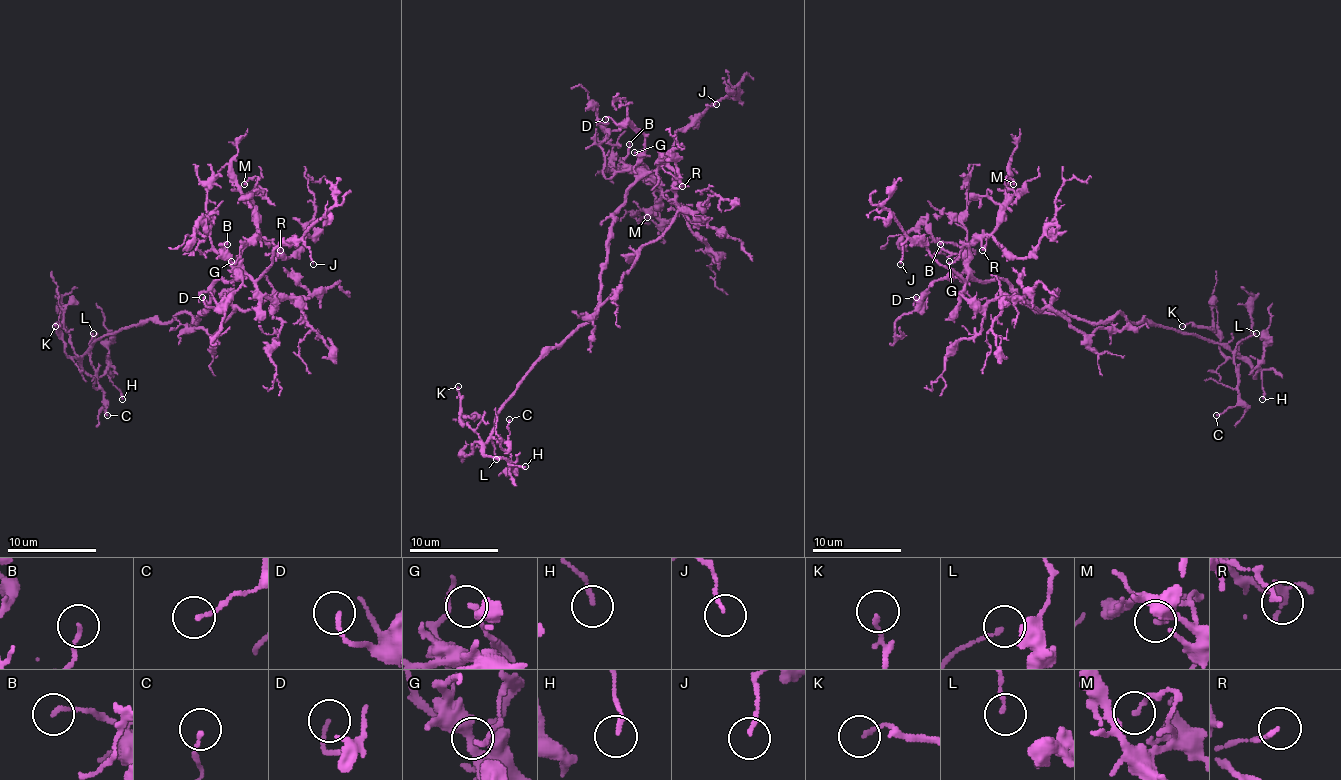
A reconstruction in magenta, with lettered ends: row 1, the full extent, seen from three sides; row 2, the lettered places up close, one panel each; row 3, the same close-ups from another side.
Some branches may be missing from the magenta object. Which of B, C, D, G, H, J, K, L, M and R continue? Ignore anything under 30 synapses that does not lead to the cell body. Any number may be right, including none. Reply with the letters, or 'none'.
none

